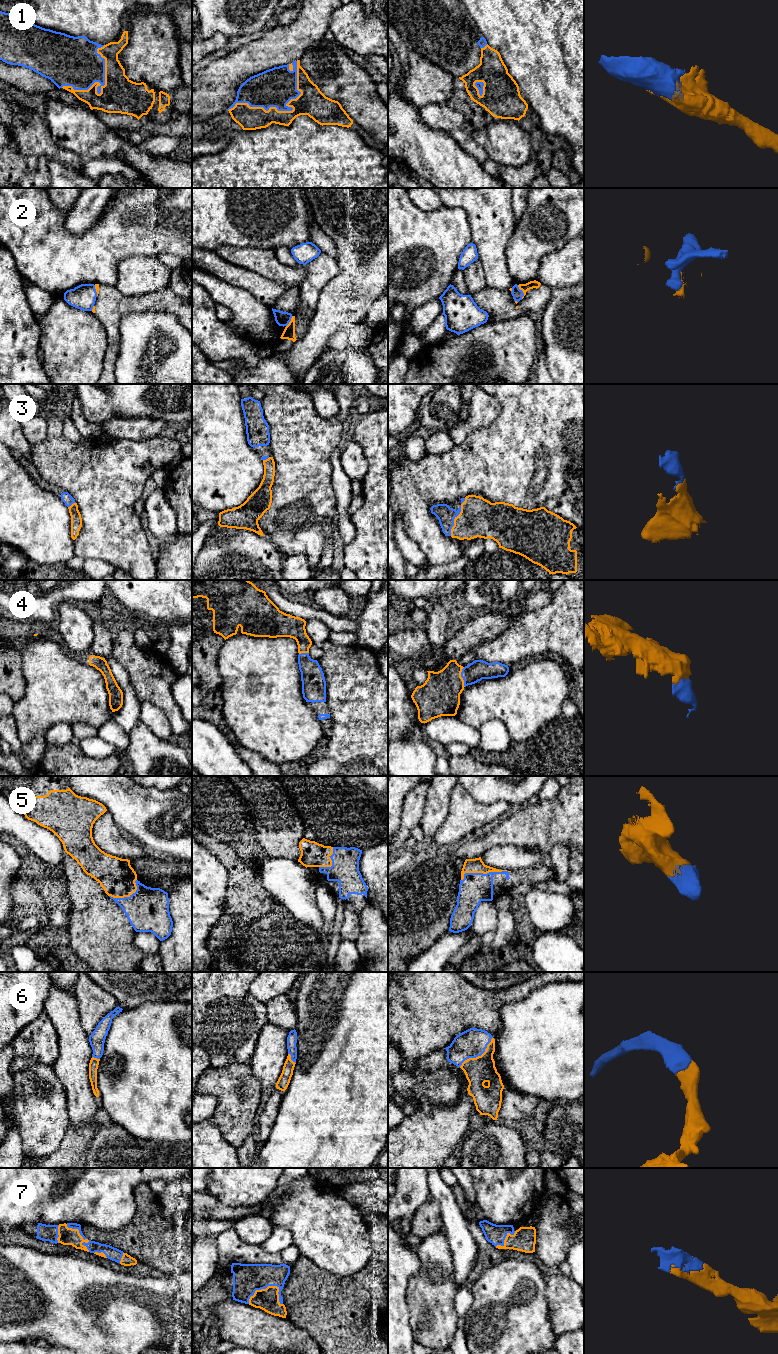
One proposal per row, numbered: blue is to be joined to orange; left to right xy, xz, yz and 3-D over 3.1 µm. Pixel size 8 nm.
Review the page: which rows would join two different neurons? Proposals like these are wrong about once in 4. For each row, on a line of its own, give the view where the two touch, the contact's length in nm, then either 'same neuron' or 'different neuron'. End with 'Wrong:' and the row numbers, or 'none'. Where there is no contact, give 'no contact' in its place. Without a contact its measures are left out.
1: xz | 700 nm | same neuron
2: yz | 120 nm | different neuron
3: yz | 320 nm | same neuron
4: yz | 160 nm | same neuron
5: yz | 400 nm | same neuron
6: yz | 360 nm | same neuron
7: xz | 280 nm | same neuron
Wrong: 2

